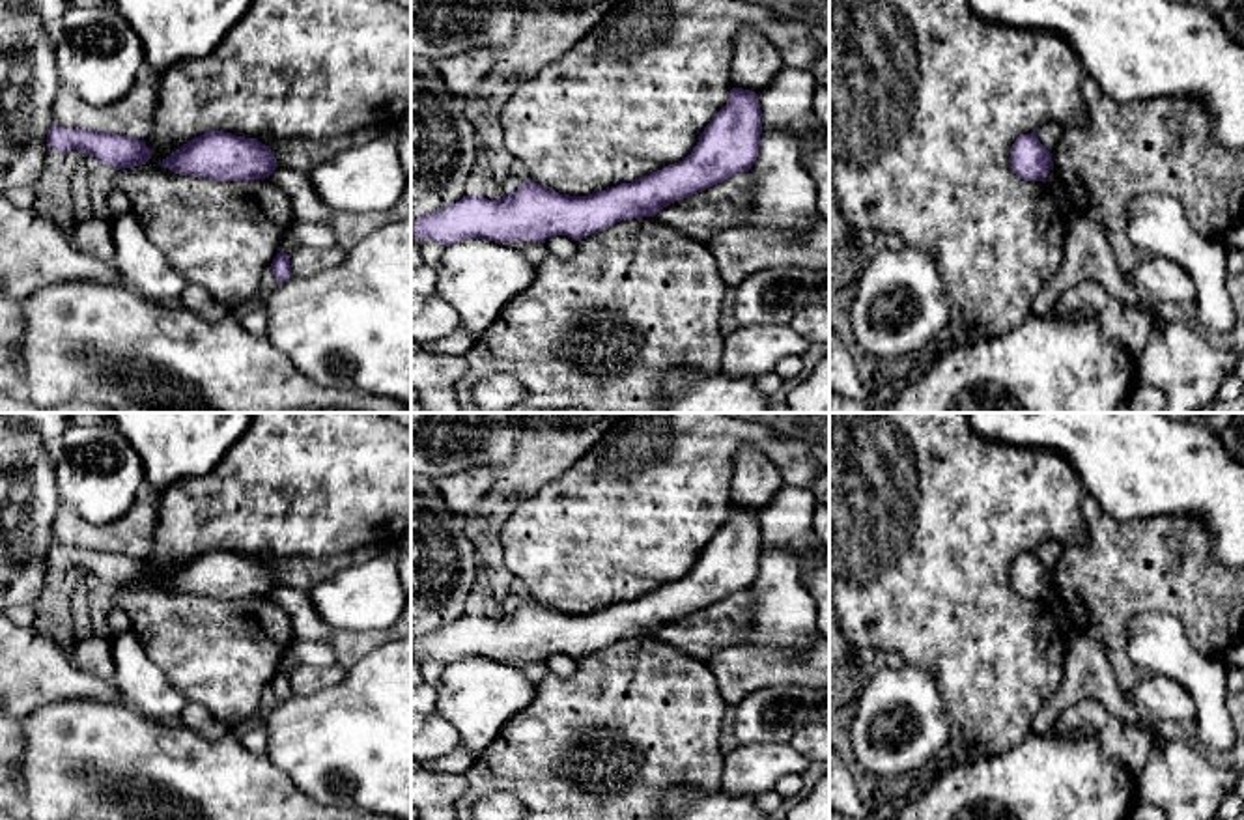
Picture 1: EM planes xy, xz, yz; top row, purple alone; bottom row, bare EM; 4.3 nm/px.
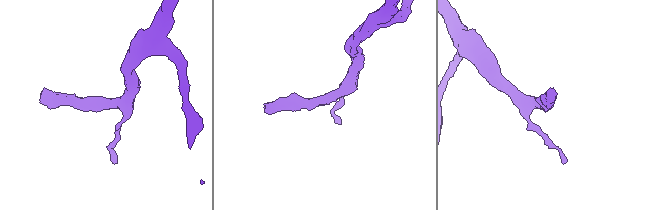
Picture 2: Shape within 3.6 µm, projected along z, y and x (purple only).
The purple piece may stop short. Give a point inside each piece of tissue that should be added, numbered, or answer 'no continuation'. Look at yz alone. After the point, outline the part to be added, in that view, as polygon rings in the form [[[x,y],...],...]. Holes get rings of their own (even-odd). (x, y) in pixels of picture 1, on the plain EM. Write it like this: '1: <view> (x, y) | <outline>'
no continuation

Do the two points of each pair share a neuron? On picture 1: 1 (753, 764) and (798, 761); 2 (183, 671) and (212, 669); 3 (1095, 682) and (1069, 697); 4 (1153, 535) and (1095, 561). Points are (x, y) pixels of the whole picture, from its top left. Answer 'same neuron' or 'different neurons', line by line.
1: same neuron
2: same neuron
3: same neuron
4: same neuron

